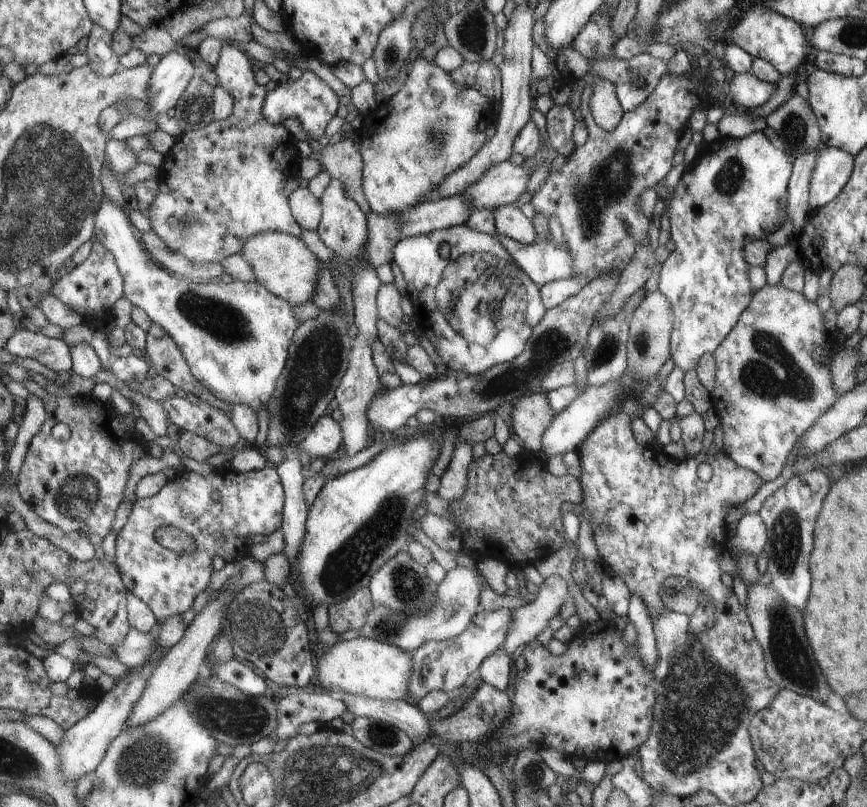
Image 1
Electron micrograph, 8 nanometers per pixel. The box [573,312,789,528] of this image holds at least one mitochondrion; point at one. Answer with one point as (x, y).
(607, 349)

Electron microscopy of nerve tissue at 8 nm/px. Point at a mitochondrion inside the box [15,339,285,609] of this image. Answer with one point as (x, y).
(78, 495)

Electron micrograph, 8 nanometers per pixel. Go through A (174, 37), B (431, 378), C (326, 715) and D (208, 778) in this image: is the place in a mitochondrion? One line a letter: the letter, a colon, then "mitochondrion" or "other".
A: other
B: other
C: other
D: other

